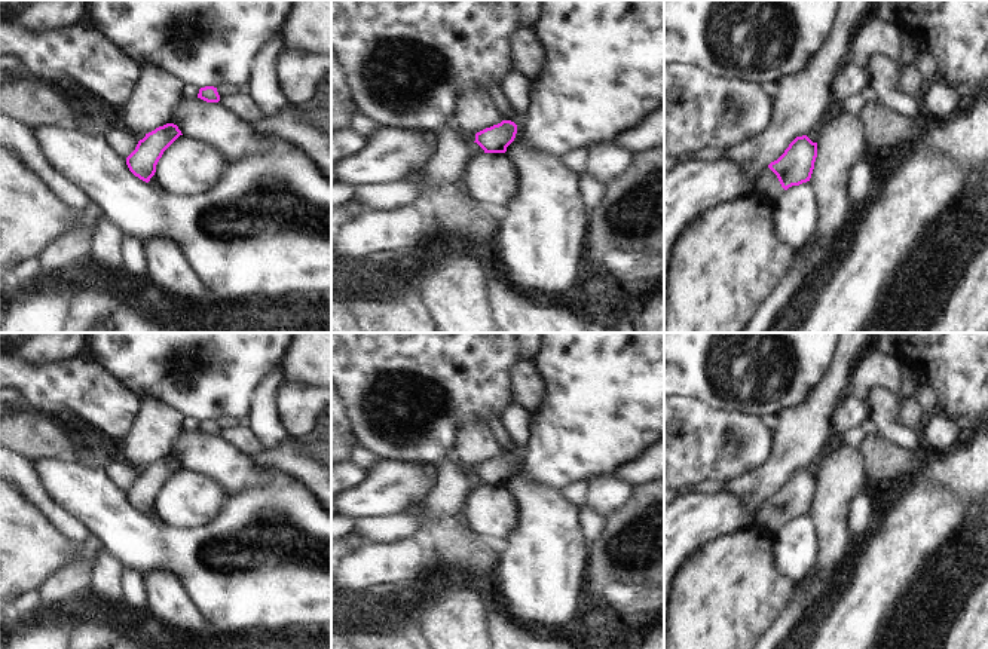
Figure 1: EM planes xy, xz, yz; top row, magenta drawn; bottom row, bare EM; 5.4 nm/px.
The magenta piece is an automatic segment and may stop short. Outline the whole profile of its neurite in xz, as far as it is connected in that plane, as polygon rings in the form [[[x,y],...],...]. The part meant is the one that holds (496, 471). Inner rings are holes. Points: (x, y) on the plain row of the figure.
[[[502,453],[498,457],[486,460],[475,466],[475,474],[484,486],[505,486],[514,474],[517,457],[511,453]]]

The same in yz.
[[[807,468],[796,469],[784,486],[768,500],[777,508],[781,520],[787,523],[810,514],[817,490],[817,475]]]

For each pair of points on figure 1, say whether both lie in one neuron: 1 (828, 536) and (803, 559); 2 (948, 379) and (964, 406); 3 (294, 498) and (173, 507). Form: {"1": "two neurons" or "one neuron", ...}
{"1": "two neurons", "2": "one neuron", "3": "two neurons"}

